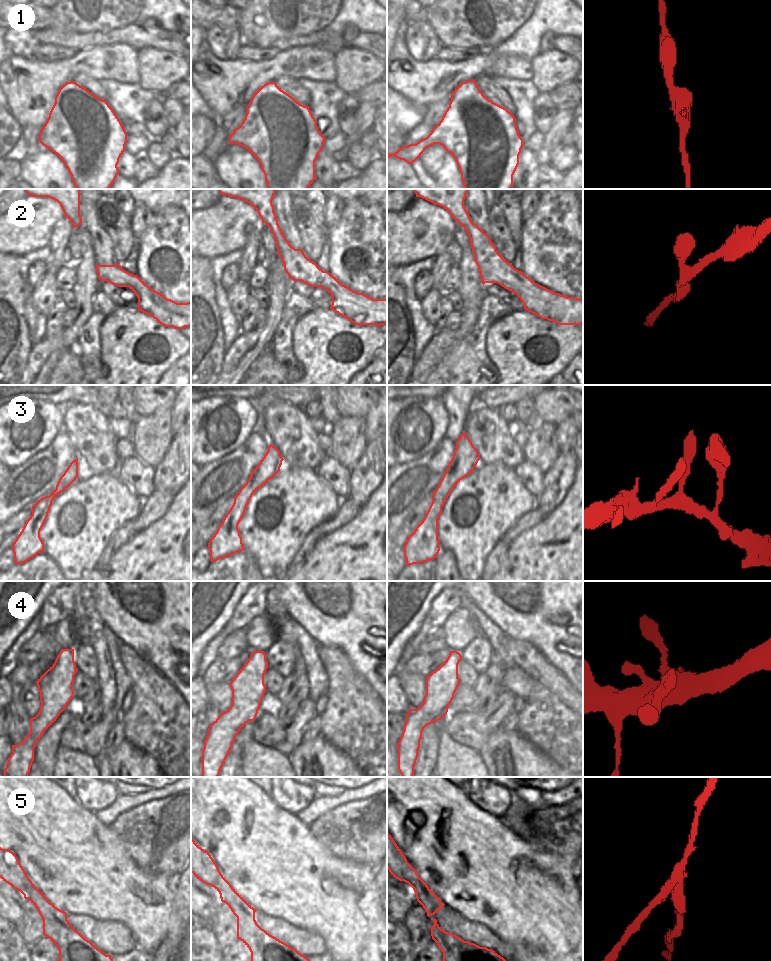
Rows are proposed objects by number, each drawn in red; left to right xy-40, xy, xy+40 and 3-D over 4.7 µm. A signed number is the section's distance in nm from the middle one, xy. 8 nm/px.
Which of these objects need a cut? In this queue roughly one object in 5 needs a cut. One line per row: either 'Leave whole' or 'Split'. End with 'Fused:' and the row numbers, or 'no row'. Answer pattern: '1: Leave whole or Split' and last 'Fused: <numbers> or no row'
1: Leave whole
2: Leave whole
3: Leave whole
4: Leave whole
5: Split
Fused: 5

